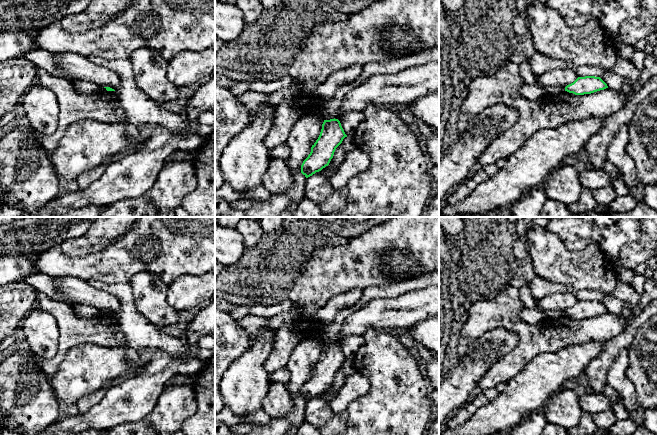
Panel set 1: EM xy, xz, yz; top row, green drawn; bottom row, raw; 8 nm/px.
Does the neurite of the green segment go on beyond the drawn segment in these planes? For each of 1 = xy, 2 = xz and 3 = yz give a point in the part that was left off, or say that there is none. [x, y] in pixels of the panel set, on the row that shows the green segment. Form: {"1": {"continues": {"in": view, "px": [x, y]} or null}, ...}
{"1": {"continues": null}, "2": {"continues": null}, "3": {"continues": null}}

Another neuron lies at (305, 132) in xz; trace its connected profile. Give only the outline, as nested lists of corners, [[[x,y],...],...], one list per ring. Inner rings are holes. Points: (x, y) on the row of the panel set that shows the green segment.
[[[309,114],[299,119],[293,126],[287,142],[290,156],[286,164],[293,176],[293,185],[284,193],[271,193],[266,201],[253,200],[248,217],[280,217],[292,204],[305,197],[306,177],[301,173],[301,165],[318,139],[324,119],[317,114]]]

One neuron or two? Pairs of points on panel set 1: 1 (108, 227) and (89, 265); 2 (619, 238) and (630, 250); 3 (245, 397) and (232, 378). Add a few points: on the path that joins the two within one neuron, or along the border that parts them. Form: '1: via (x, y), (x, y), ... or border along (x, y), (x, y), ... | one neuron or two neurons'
1: border along (115, 240), (98, 251), (72, 257) | two neurons
2: border along (641, 227), (641, 237), (627, 243), (617, 257) | two neurons
3: via (243, 392), (243, 389), (237, 383) | one neuron

